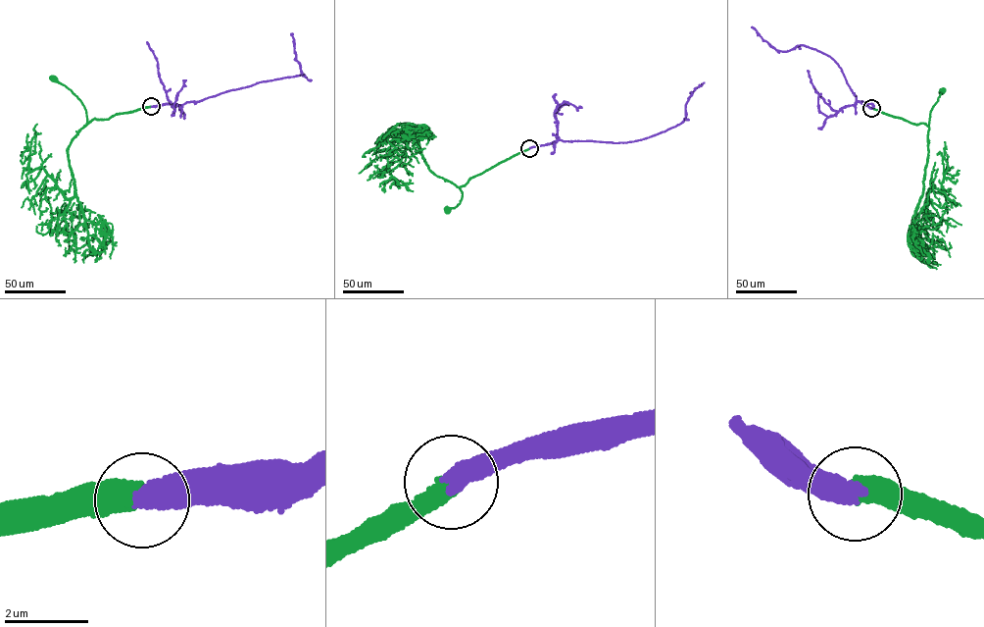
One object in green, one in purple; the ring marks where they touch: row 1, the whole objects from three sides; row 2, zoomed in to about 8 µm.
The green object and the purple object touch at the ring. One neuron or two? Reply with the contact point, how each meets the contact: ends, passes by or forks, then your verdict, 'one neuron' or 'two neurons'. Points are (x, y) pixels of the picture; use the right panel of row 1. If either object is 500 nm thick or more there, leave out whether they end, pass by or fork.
(871, 108) | one neuron

